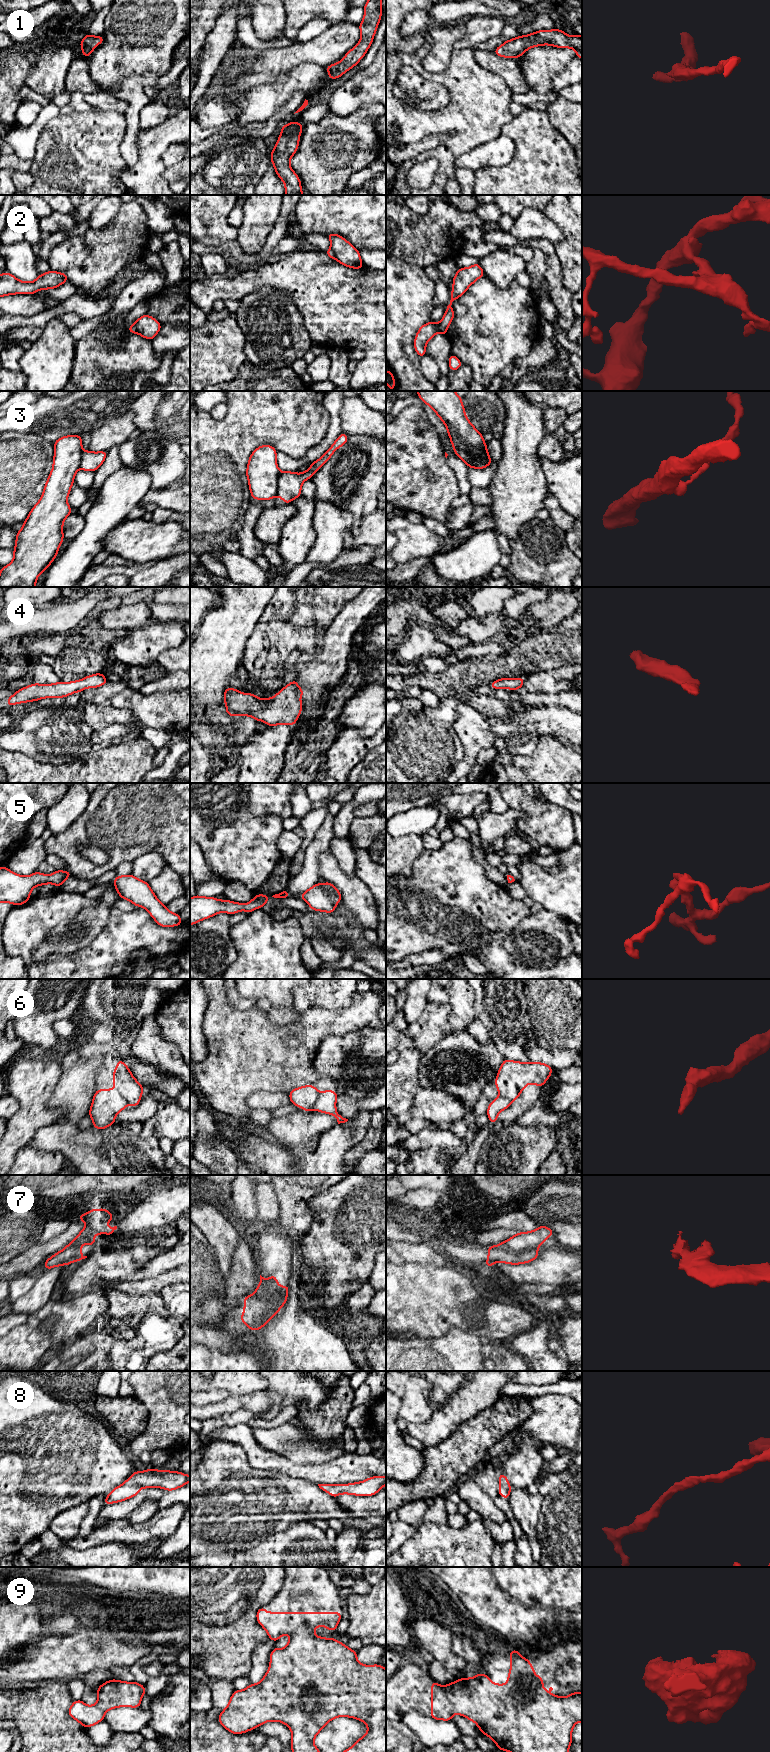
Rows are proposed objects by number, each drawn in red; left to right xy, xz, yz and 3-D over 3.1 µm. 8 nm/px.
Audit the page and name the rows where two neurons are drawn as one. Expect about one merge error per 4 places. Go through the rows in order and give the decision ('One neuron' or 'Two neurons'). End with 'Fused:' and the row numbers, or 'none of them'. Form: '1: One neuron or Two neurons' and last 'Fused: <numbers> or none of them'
1: One neuron
2: Two neurons
3: Two neurons
4: One neuron
5: One neuron
6: Two neurons
7: Two neurons
8: One neuron
9: One neuron
Fused: 2, 3, 6, 7

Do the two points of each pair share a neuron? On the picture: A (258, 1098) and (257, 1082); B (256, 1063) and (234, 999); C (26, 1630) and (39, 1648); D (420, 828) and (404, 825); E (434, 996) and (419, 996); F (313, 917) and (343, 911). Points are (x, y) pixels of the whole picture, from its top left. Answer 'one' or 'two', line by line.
A: two
B: two
C: two
D: one
E: two
F: two

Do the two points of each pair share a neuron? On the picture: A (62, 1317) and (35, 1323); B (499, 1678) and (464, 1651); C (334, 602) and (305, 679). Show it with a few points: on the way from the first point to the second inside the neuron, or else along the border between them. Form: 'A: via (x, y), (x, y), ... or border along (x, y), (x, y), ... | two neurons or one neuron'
A: via (55, 1323), (42, 1324) | one neuron
B: border along (485, 1648), (482, 1654), (482, 1664), (479, 1669) | two neurons
C: border along (341, 609), (326, 628) | two neurons

